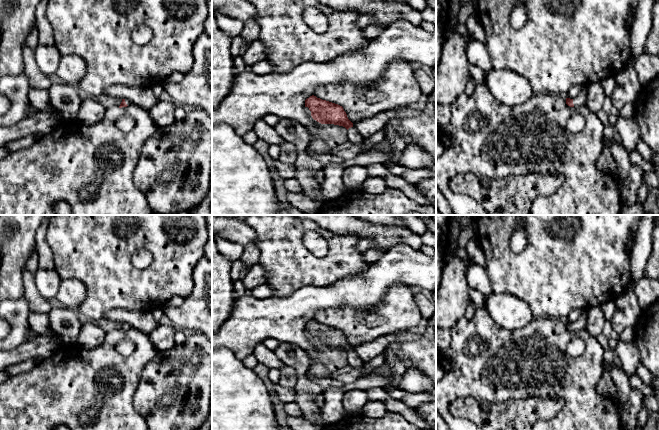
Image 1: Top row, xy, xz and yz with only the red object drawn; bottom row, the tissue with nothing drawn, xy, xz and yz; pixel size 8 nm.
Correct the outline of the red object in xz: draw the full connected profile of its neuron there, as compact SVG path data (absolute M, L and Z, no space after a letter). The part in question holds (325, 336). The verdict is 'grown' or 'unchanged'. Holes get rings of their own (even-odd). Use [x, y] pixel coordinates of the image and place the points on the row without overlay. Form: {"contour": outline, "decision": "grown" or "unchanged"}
{"contour": "M312 319L305 324L305 331L311 335L314 344L321 348L334 348L347 353L348 365L361 367L365 362L355 355L343 331Z", "decision": "grown"}

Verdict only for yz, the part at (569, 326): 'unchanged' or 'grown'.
grown

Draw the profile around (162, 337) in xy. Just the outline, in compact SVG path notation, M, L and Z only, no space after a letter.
M159 324L149 335L149 338L158 352L165 352L171 349L177 328L174 325Z

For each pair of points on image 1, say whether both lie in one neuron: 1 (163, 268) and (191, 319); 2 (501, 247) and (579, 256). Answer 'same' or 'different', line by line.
1: different
2: same

